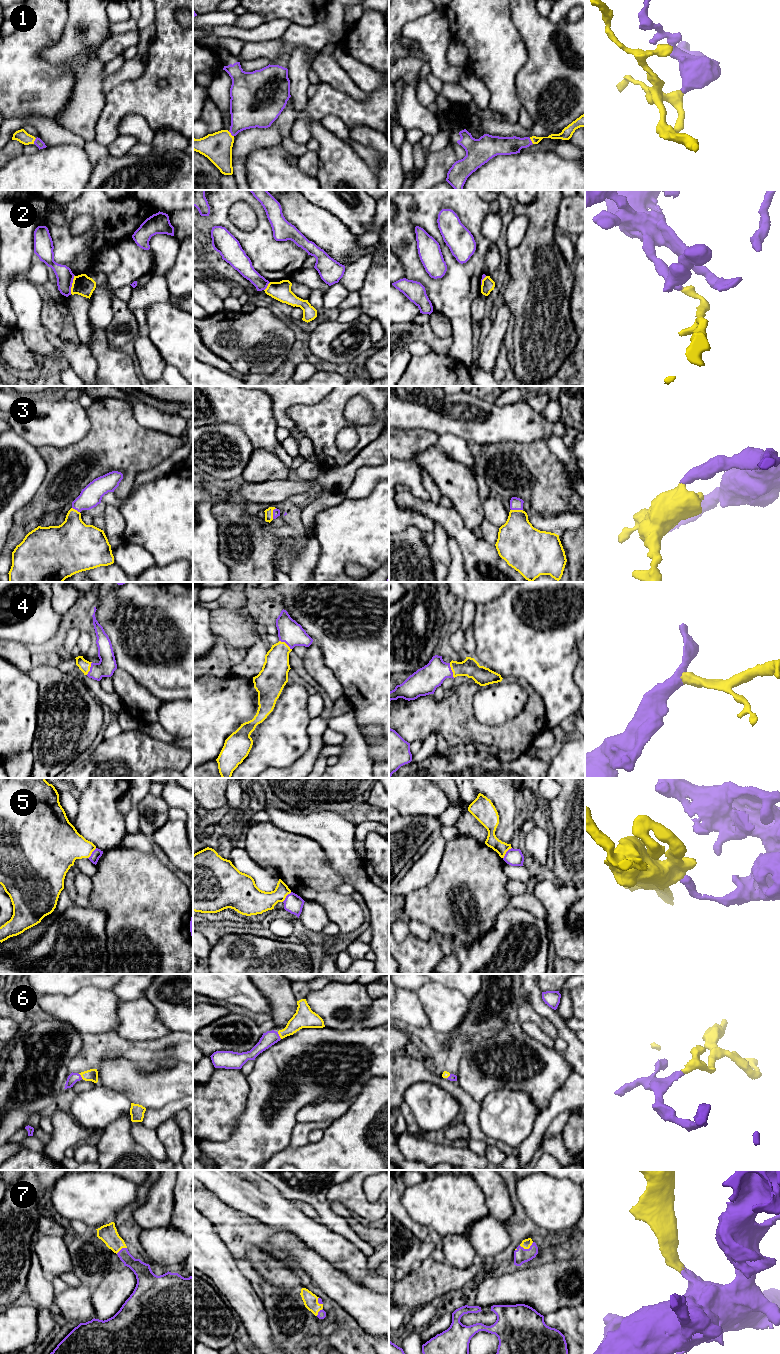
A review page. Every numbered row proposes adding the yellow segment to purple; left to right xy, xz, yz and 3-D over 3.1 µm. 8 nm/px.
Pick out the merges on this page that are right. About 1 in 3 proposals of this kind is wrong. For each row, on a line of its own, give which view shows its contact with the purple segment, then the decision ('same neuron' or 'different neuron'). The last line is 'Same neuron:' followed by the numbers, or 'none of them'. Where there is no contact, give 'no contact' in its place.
1: contact in xz; same neuron
2: contact in xy; different neuron
3: contact in xz; same neuron
4: contact in yz; same neuron
5: contact in yz; different neuron
6: contact in xz; same neuron
7: contact in yz; same neuron
Same neuron: 1, 3, 4, 6, 7

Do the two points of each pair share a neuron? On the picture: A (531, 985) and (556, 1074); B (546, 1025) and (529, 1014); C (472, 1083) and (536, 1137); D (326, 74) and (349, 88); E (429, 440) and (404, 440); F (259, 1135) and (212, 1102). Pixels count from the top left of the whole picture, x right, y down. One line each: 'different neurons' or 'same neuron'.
A: different neurons
B: same neuron
C: different neurons
D: same neuron
E: same neuron
F: different neurons

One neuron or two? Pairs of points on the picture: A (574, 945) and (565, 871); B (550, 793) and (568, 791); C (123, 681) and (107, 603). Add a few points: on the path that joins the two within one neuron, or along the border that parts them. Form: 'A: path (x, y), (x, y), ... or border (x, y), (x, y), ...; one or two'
A: border (557, 880), (574, 884); two
B: border (560, 788), (557, 795), (549, 802); two
C: border (117, 667), (125, 670), (140, 684); two

